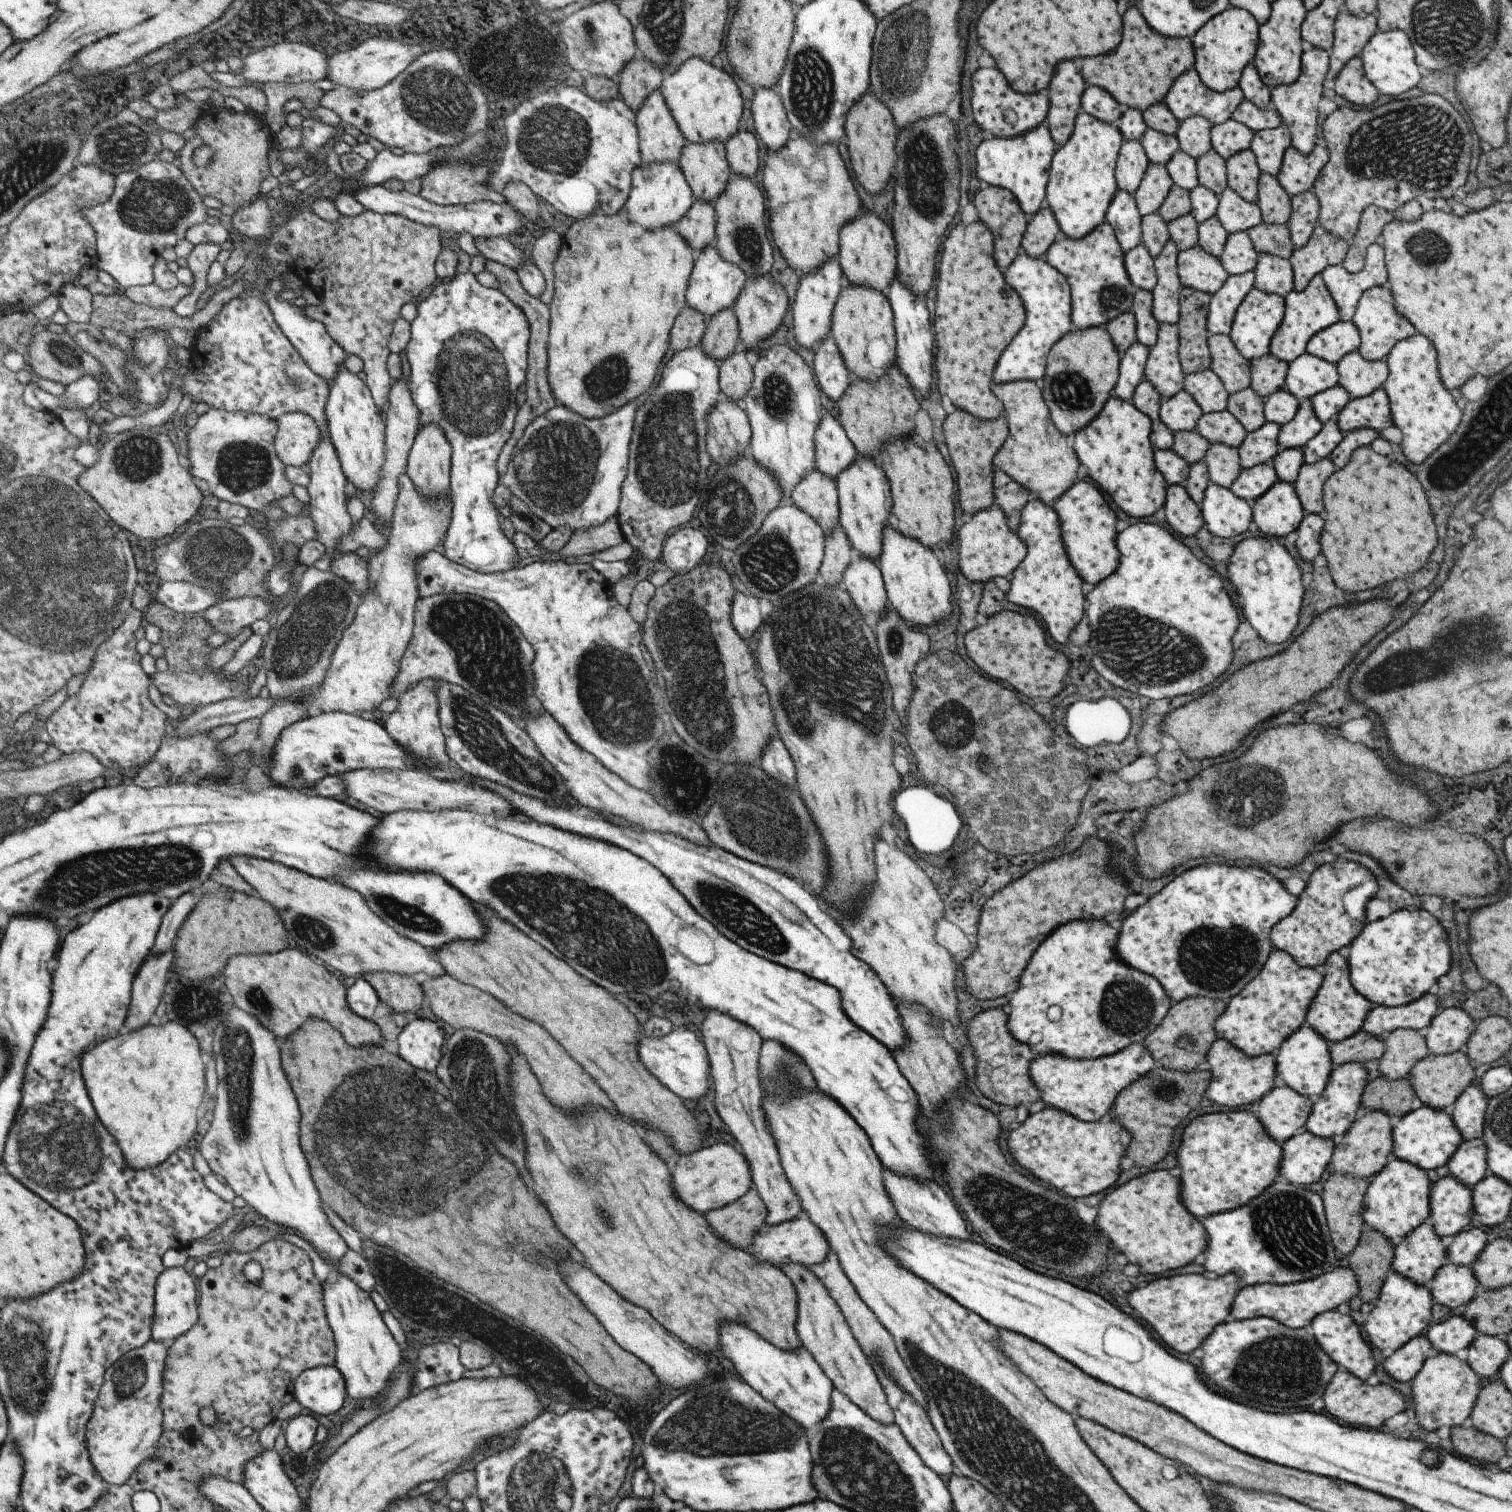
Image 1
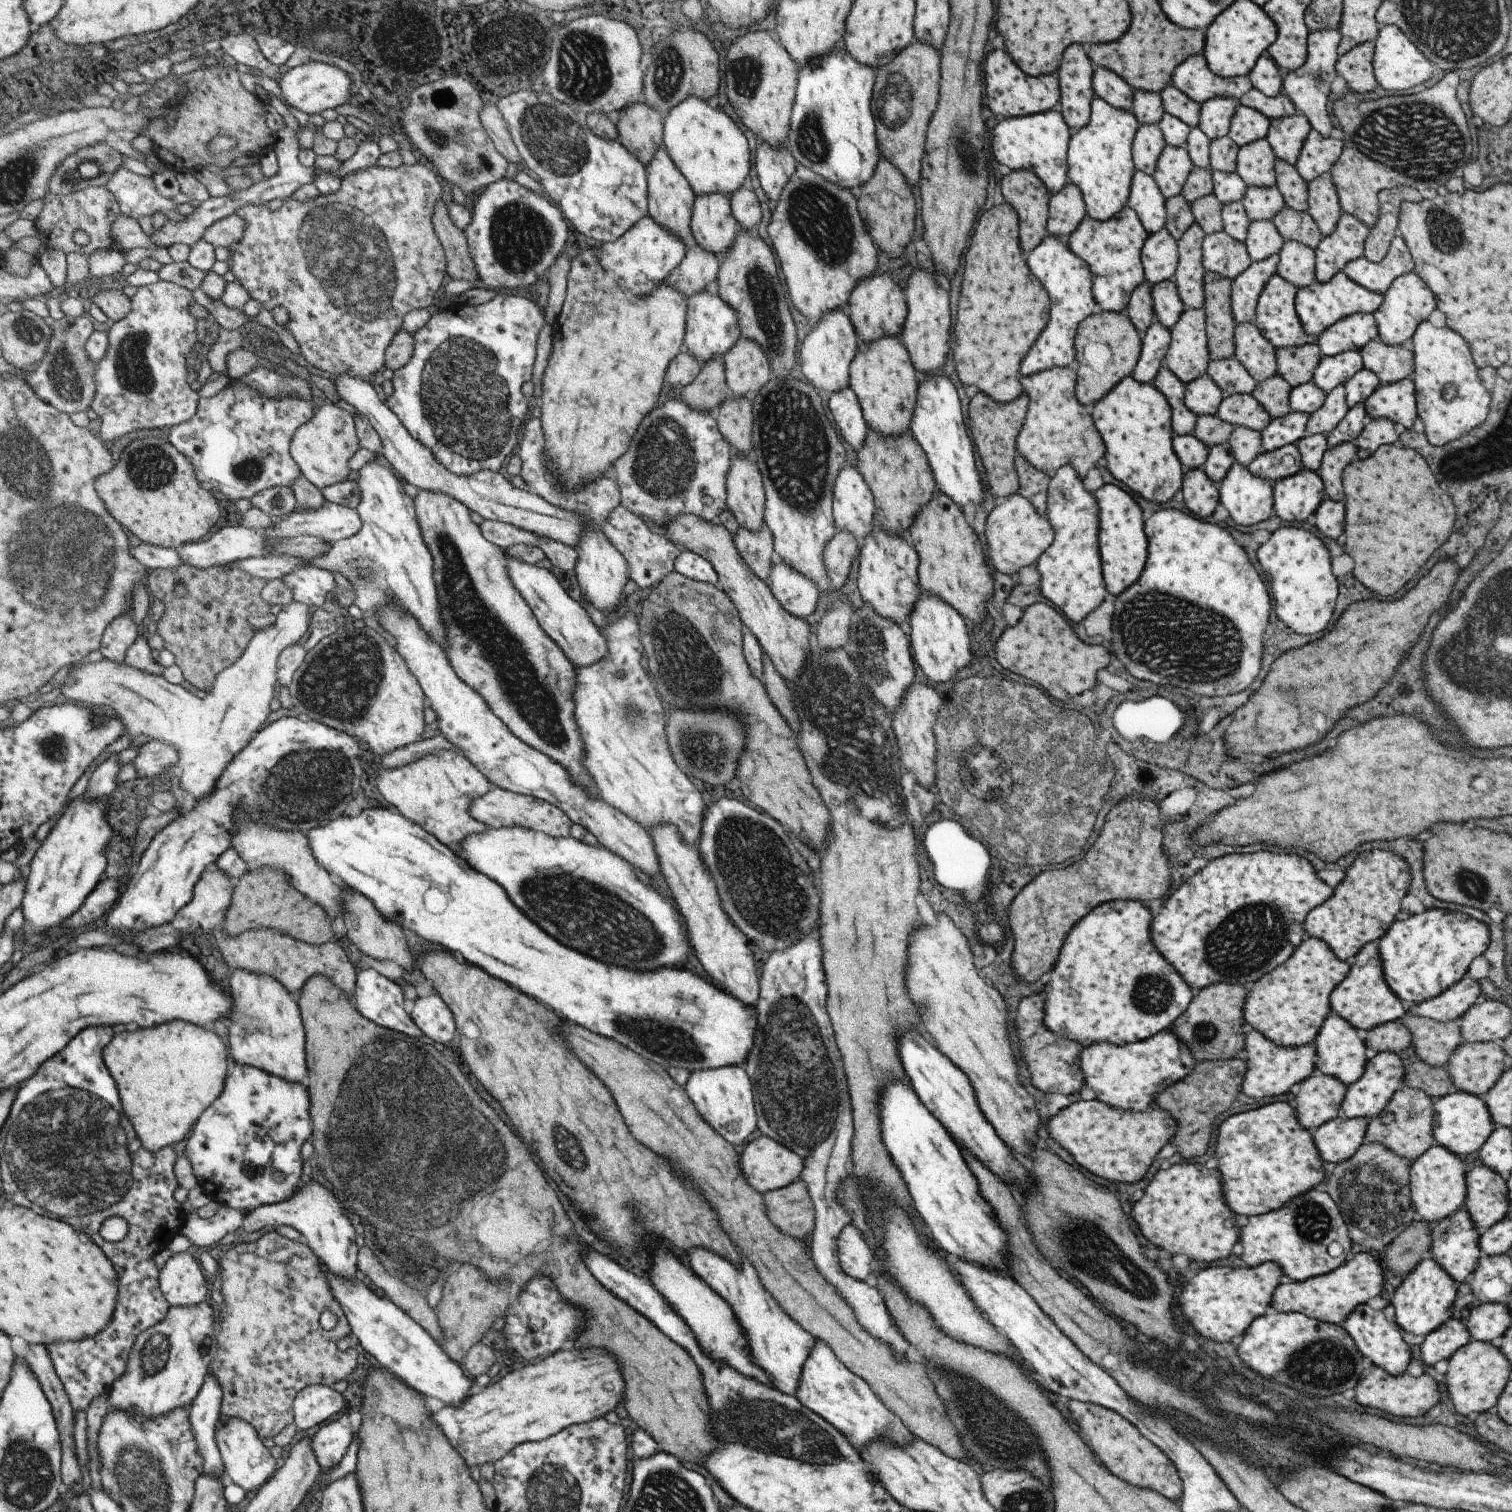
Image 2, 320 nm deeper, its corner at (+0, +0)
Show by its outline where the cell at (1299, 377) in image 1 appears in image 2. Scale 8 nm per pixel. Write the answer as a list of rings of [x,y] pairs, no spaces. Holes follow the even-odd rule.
[[[1353,349],[1331,356],[1325,355],[1319,359],[1311,381],[1324,393],[1328,393],[1337,385],[1343,385],[1346,380],[1363,368],[1358,350]]]

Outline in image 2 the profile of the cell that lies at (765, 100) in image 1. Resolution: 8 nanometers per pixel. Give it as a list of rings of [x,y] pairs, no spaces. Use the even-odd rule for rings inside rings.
[[[761,143],[756,147],[757,180],[771,204],[779,200],[785,183],[795,172],[795,167],[791,153],[783,146],[779,149],[772,149],[767,143]]]

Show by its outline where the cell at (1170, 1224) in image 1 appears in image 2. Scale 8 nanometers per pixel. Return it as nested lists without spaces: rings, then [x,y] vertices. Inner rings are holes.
[[[1180,1163],[1167,1170],[1159,1169],[1144,1188],[1143,1196],[1133,1203],[1131,1218],[1149,1246],[1163,1248],[1174,1255],[1183,1254],[1196,1266],[1227,1258],[1241,1228],[1224,1201],[1220,1172],[1200,1163]]]

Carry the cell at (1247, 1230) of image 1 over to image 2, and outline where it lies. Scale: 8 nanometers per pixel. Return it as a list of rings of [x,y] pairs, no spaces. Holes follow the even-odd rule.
[[[1314,1188],[1288,1200],[1281,1208],[1266,1212],[1262,1215],[1251,1215],[1248,1222],[1240,1228],[1238,1240],[1241,1240],[1240,1259],[1247,1267],[1254,1267],[1261,1263],[1275,1263],[1279,1265],[1282,1274],[1293,1281],[1304,1281],[1335,1270],[1343,1264],[1349,1256],[1351,1240],[1349,1238],[1345,1221],[1339,1214],[1336,1203],[1324,1192]]]

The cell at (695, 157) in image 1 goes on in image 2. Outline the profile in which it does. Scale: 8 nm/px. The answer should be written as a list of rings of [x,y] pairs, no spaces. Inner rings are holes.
[[[721,193],[695,197],[692,208],[692,242],[717,257],[730,250],[737,224],[730,211],[730,200]]]

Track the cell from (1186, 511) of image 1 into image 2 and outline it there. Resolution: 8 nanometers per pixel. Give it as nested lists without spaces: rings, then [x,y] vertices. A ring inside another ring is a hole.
[[[1202,468],[1189,469],[1182,473],[1181,494],[1185,506],[1197,518],[1211,515],[1218,502],[1218,492]]]

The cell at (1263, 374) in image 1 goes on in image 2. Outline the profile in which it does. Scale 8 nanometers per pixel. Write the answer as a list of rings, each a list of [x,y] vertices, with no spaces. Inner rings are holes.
[[[1307,343],[1275,350],[1276,372],[1290,388],[1312,380],[1313,371],[1321,358],[1318,344]]]

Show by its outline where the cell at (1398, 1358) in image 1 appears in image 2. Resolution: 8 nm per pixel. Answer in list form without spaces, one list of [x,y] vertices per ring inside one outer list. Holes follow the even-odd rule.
[[[1449,1318],[1439,1328],[1425,1335],[1419,1350],[1421,1360],[1433,1366],[1439,1360],[1448,1359],[1470,1339],[1463,1322]]]

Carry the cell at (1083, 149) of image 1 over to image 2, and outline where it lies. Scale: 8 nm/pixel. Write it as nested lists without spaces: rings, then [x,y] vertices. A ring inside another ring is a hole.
[[[1094,96],[1087,124],[1070,133],[1066,152],[1067,182],[1075,183],[1082,192],[1086,217],[1106,221],[1126,205],[1135,172],[1131,143],[1140,125],[1131,111],[1115,108]]]

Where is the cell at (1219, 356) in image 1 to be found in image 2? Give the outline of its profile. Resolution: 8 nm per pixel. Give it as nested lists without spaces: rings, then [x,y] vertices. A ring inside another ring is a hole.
[[[1252,321],[1235,324],[1233,340],[1233,357],[1256,381],[1277,374],[1275,348]]]

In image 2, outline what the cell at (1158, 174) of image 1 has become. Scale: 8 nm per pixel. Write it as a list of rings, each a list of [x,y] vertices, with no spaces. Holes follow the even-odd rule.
[[[1165,144],[1152,174],[1165,199],[1180,192],[1193,166],[1194,164],[1184,146]]]

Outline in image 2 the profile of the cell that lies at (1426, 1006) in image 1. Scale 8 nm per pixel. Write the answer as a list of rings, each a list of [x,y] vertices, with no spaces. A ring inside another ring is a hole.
[[[1463,977],[1436,997],[1422,1003],[1408,1004],[1405,1009],[1417,1017],[1441,1022],[1453,1021],[1477,1000],[1479,994],[1479,983],[1474,979]]]

